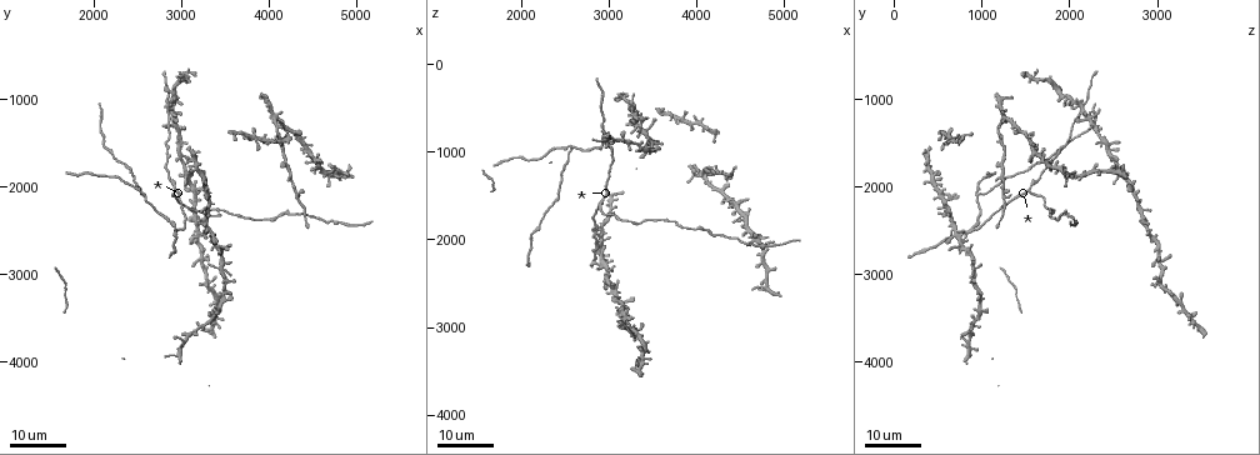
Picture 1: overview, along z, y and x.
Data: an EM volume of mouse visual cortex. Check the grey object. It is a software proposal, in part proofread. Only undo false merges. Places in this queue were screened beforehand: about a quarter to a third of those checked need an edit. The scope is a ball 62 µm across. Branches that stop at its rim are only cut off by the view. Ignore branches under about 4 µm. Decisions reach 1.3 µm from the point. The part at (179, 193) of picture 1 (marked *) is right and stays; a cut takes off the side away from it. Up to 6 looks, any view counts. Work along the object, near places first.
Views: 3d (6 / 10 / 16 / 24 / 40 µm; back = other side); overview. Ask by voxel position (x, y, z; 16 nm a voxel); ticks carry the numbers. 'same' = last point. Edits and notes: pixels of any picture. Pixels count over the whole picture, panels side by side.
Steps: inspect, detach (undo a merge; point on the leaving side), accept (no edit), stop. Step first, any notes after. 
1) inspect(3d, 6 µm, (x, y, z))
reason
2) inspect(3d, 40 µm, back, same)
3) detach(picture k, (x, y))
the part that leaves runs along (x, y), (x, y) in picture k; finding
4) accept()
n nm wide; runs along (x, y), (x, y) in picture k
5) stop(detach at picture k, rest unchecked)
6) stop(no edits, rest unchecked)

inspect(3d, 24 µm, (2850, 1250, 2100))
three-way junction

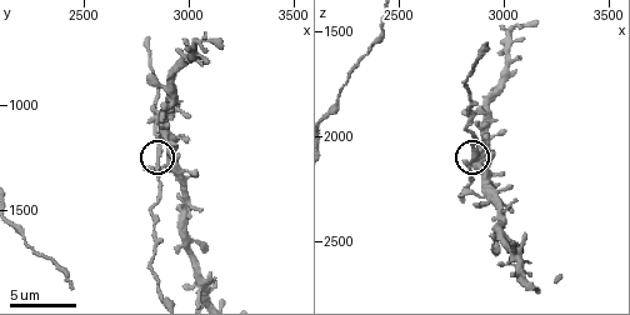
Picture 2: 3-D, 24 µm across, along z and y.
inspect(3d, 10 µm, (2850, 1210, 2100))

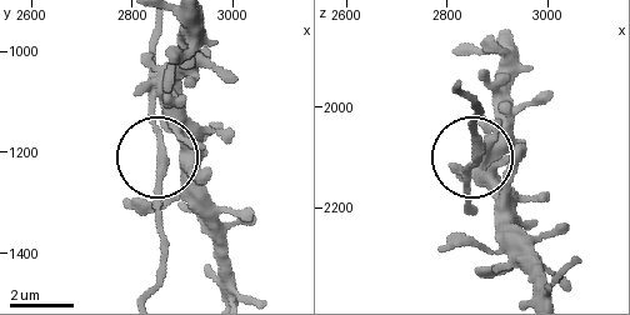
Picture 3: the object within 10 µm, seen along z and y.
accept()
3 arms; runs along (458, 86), (474, 105), (476, 151), (520, 200) in picture 3; all the same neuron

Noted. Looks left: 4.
inspect(3d, 16 µm, (4150, 1500, 1200))

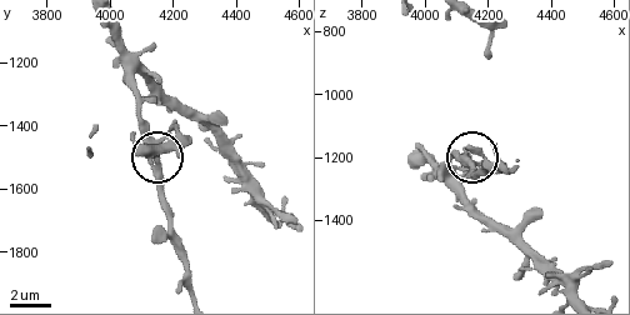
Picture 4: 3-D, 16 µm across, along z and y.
inspect(3d, 10 µm, same)

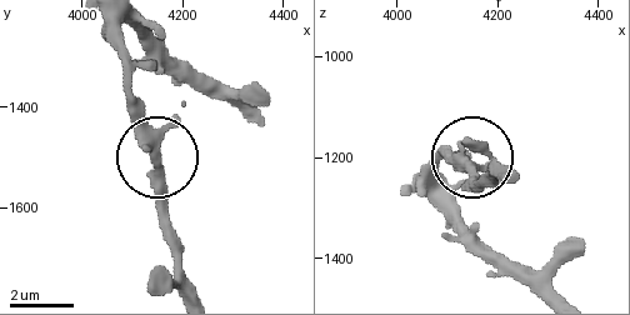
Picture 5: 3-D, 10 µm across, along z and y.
accept()
3 arms; runs along (238, 110), (144, 30), (119, 26), (163, 226) in picture 5; continuous, no second neuron

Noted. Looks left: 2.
inspect(3d, 16 µm, (2900, 2500, 900))
three-way junction

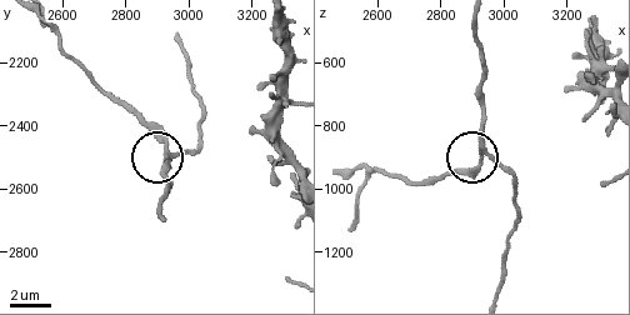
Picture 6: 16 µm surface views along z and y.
inspect(3d, 6 µm, (2920, 2490, 890))

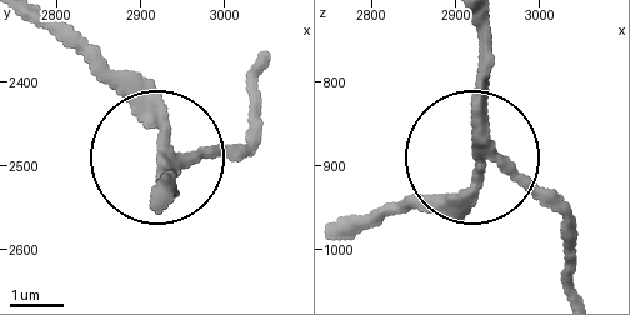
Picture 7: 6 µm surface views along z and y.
accept()
3 arms; runs along (569, 281), (551, 214), (475, 156), (456, 188), (380, 223) in picture 7; continuous, no second neuron

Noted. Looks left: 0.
stop(no edits, rest unchecked)

